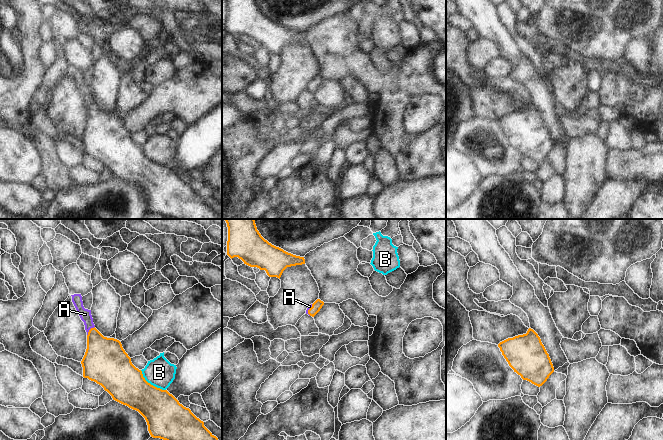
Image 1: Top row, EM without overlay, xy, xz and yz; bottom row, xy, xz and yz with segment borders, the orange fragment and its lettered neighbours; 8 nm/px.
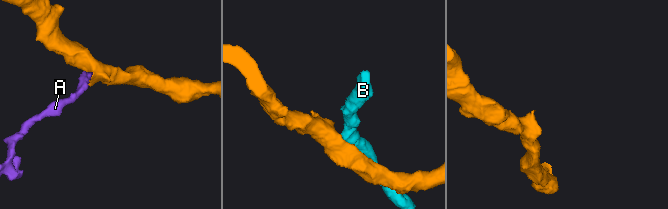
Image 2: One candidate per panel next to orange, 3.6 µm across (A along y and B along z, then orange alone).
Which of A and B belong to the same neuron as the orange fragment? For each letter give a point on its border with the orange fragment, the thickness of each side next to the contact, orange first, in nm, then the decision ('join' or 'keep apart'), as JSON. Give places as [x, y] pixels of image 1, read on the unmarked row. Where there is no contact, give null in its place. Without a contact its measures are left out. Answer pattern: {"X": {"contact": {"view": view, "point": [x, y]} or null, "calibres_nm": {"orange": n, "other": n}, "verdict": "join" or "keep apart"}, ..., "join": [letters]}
{"A": {"contact": {"view": "xy", "point": [89, 106]}, "calibres_nm": {"orange": 320, "other": 90}, "verdict": "join"}, "B": {"contact": {"view": "xy", "point": [150, 160]}, "calibres_nm": {"orange": 300, "other": 240}, "verdict": "keep apart"}, "join": ["A"]}

